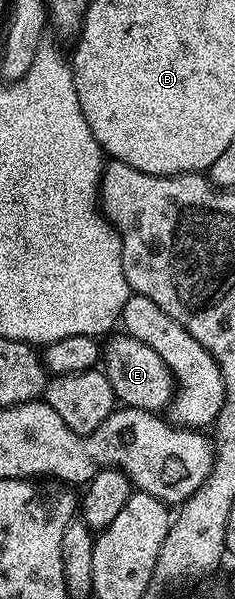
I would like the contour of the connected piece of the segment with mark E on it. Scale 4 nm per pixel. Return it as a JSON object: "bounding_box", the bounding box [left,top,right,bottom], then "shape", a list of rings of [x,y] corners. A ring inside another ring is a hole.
{"bounding_box":[101,331,177,414],"shape":[[[125,331],[108,336],[106,341],[101,349],[101,369],[113,387],[116,402],[128,409],[144,409],[153,414],[166,410],[177,392],[177,382],[165,359],[161,359],[161,355],[157,355],[146,341],[133,339]]]}

